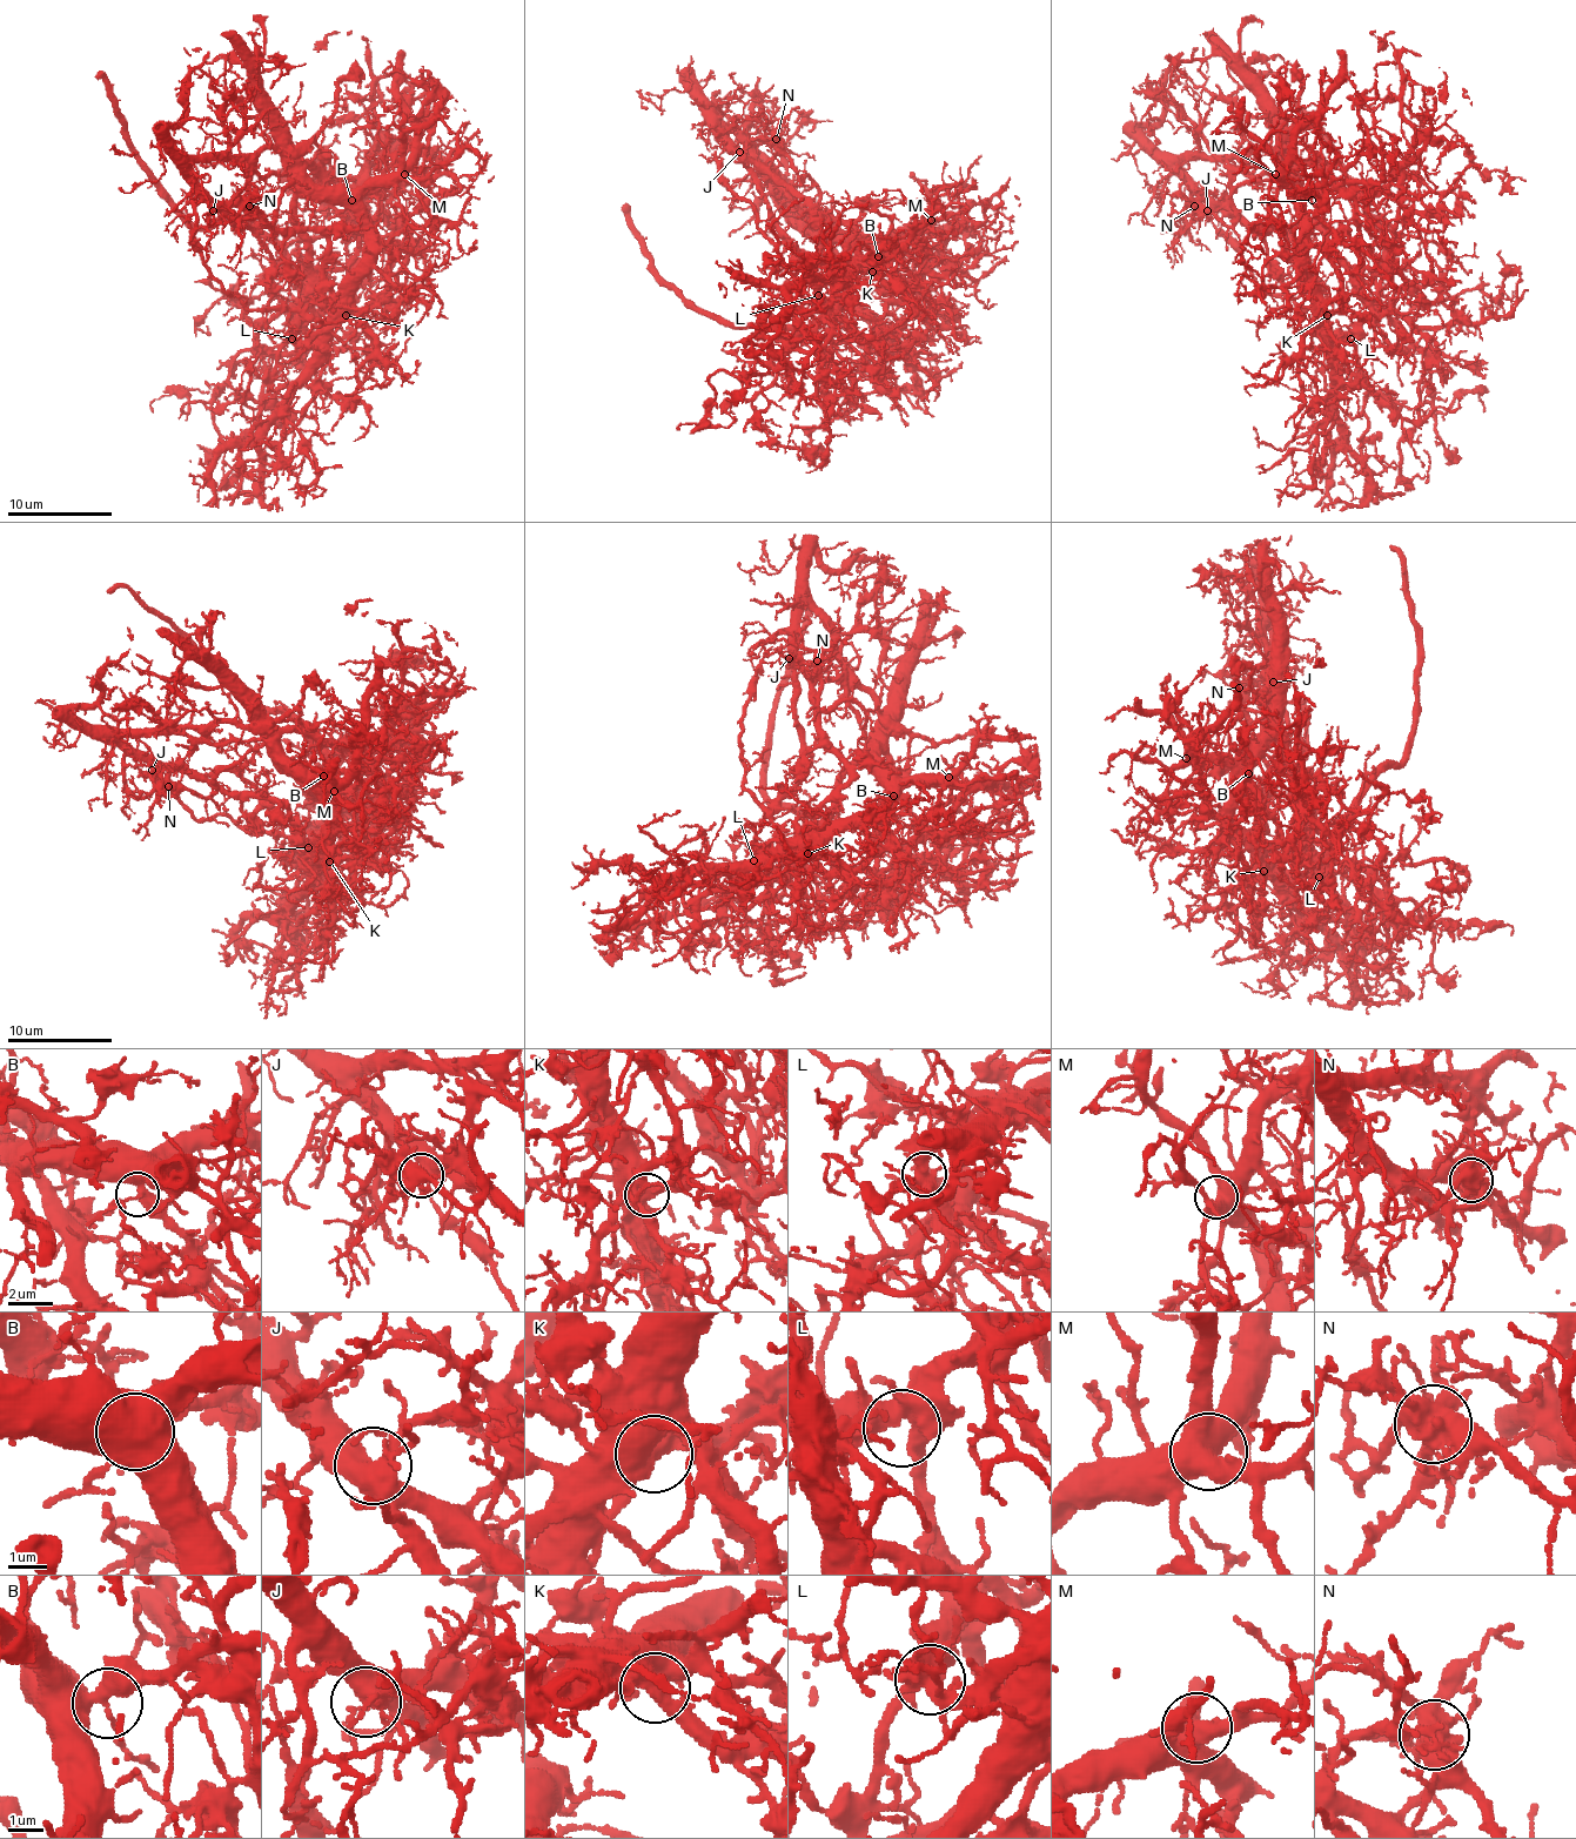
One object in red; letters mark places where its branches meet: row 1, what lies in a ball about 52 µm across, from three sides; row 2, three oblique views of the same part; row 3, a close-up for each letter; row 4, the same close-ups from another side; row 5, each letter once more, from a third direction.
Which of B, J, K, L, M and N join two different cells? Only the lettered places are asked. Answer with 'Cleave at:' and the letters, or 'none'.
Cleave at: K, N

